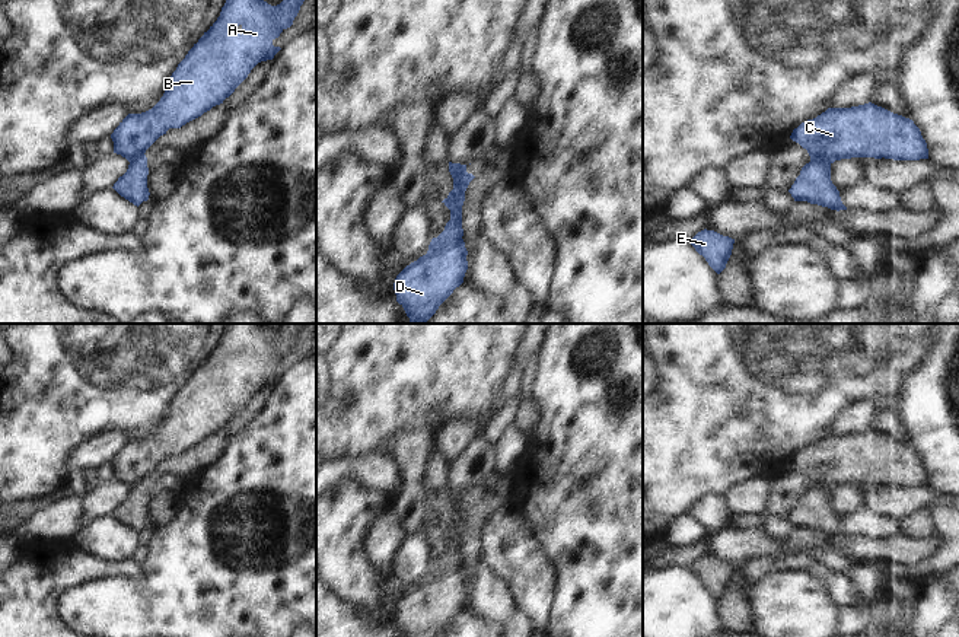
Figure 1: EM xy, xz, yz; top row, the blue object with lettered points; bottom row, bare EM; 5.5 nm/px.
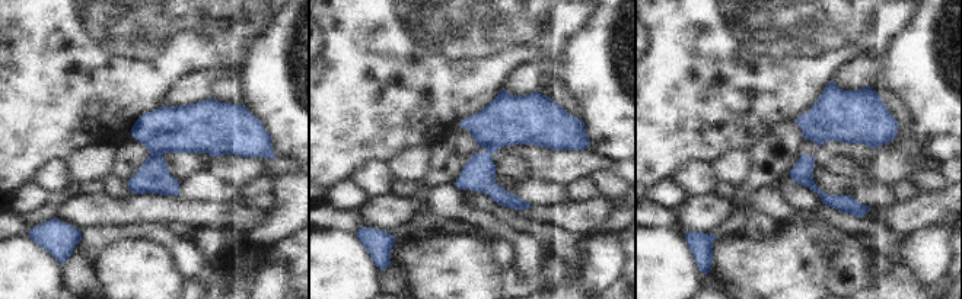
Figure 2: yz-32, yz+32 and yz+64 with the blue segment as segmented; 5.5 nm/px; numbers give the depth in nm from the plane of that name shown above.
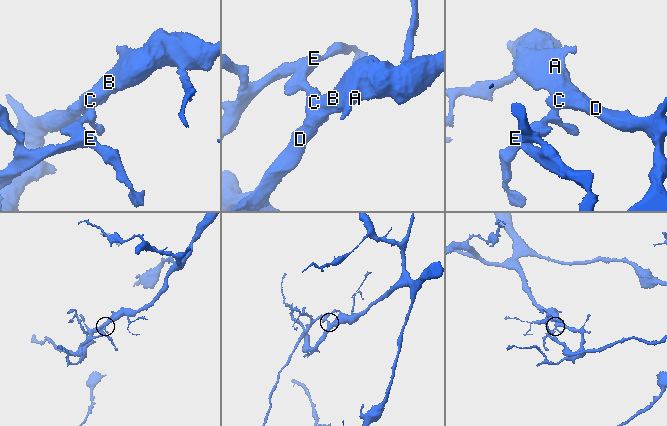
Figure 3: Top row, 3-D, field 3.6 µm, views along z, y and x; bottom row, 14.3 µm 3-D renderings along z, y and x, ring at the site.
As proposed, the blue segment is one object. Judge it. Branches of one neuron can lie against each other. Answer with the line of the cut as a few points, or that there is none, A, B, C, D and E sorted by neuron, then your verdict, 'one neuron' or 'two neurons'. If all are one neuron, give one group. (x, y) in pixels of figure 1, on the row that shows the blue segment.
cut in yz along (811, 159), (825, 159), (830, 163); A B C D / E; two neurons

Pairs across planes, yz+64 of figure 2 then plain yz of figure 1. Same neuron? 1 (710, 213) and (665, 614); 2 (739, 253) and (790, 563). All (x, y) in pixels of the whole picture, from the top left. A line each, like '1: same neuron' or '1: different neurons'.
1: different neurons
2: different neurons

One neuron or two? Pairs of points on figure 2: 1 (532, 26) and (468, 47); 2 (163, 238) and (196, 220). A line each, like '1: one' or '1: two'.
1: one
2: two

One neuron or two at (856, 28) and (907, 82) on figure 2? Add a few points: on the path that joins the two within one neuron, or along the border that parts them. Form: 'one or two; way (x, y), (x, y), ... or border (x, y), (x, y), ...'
two; border (902, 28), (881, 57)

